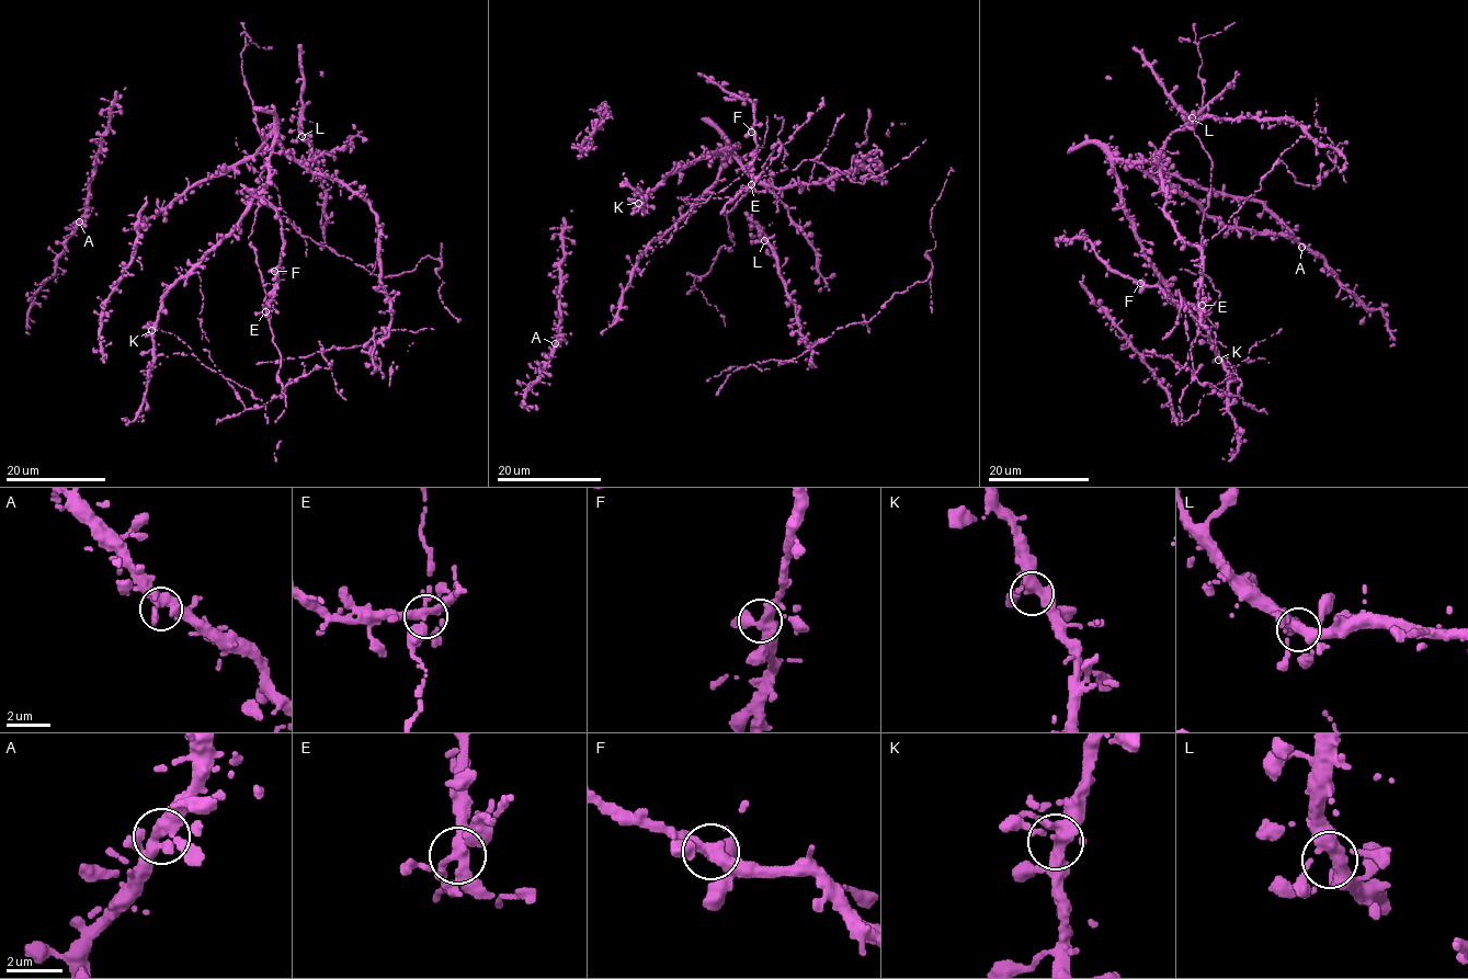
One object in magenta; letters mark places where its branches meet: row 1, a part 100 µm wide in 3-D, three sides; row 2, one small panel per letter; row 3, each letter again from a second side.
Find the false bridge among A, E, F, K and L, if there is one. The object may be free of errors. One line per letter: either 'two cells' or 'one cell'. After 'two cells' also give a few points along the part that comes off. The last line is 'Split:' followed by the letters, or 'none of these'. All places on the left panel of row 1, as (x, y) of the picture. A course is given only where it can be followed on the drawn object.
A: one cell
E: two cells
F: one cell
K: one cell
L: one cell
Split: E

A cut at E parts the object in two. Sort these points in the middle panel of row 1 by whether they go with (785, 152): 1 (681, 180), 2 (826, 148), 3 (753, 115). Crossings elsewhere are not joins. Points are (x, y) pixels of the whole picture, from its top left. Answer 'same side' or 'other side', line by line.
1: other side
2: same side
3: other side

